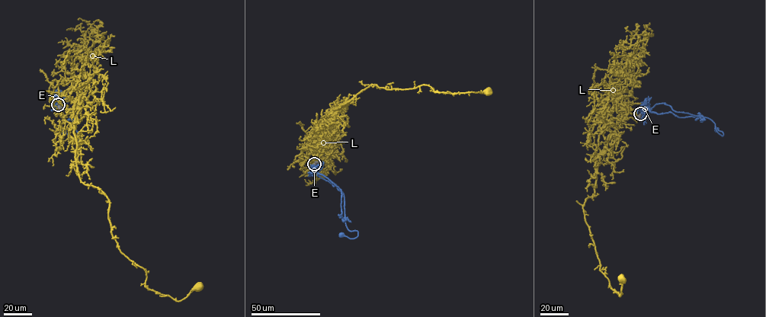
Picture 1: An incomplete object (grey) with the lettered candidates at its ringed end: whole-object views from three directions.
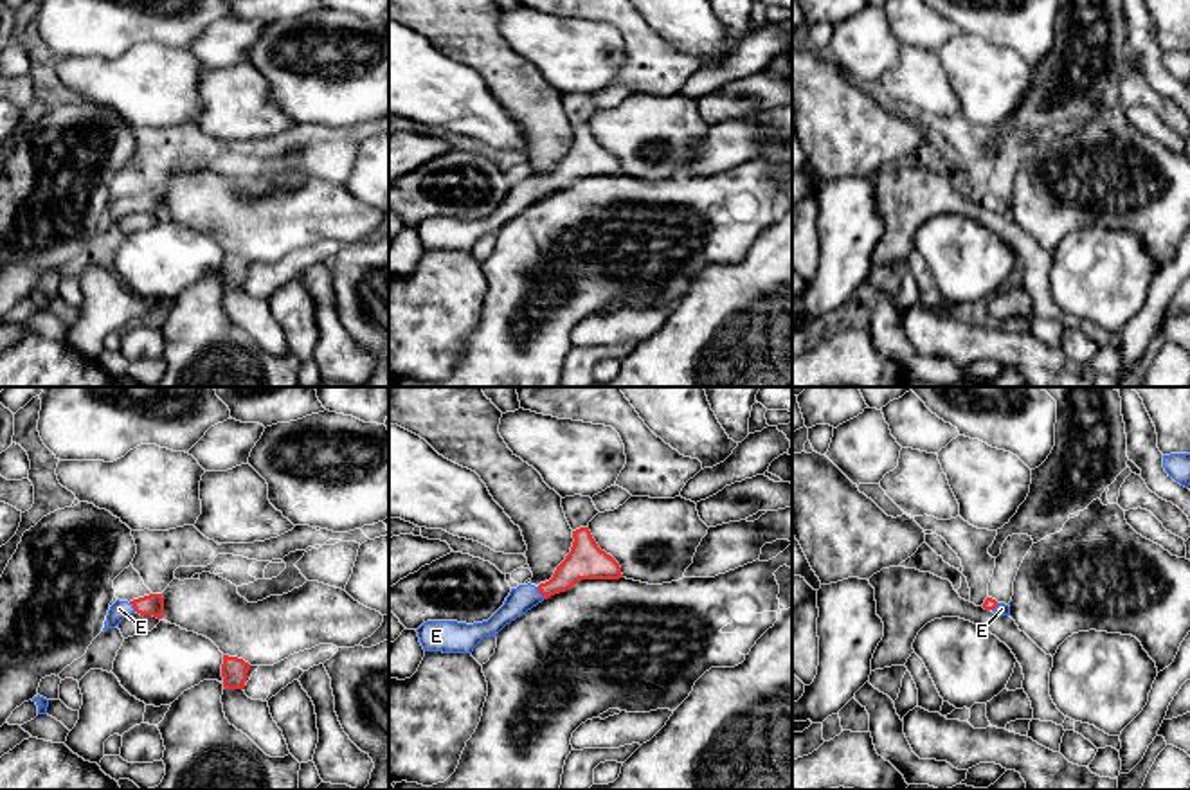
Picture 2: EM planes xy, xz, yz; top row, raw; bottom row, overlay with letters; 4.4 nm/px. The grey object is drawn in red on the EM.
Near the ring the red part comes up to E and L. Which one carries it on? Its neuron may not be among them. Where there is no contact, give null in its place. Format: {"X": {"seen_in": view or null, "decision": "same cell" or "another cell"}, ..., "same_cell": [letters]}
{"E": {"seen_in": "xz", "decision": "same cell"}, "L": {"seen_in": null, "decision": "another cell"}, "same_cell": ["E"]}

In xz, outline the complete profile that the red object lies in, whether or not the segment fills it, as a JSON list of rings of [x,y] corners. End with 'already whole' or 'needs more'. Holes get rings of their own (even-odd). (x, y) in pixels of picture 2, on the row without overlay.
[[[589,124],[572,128],[572,144],[556,164],[553,175],[538,184],[527,180],[511,185],[504,202],[482,220],[427,218],[416,229],[425,248],[472,250],[484,234],[497,230],[542,200],[544,196],[565,189],[581,176],[619,176],[619,160],[601,148]]] | needs more

